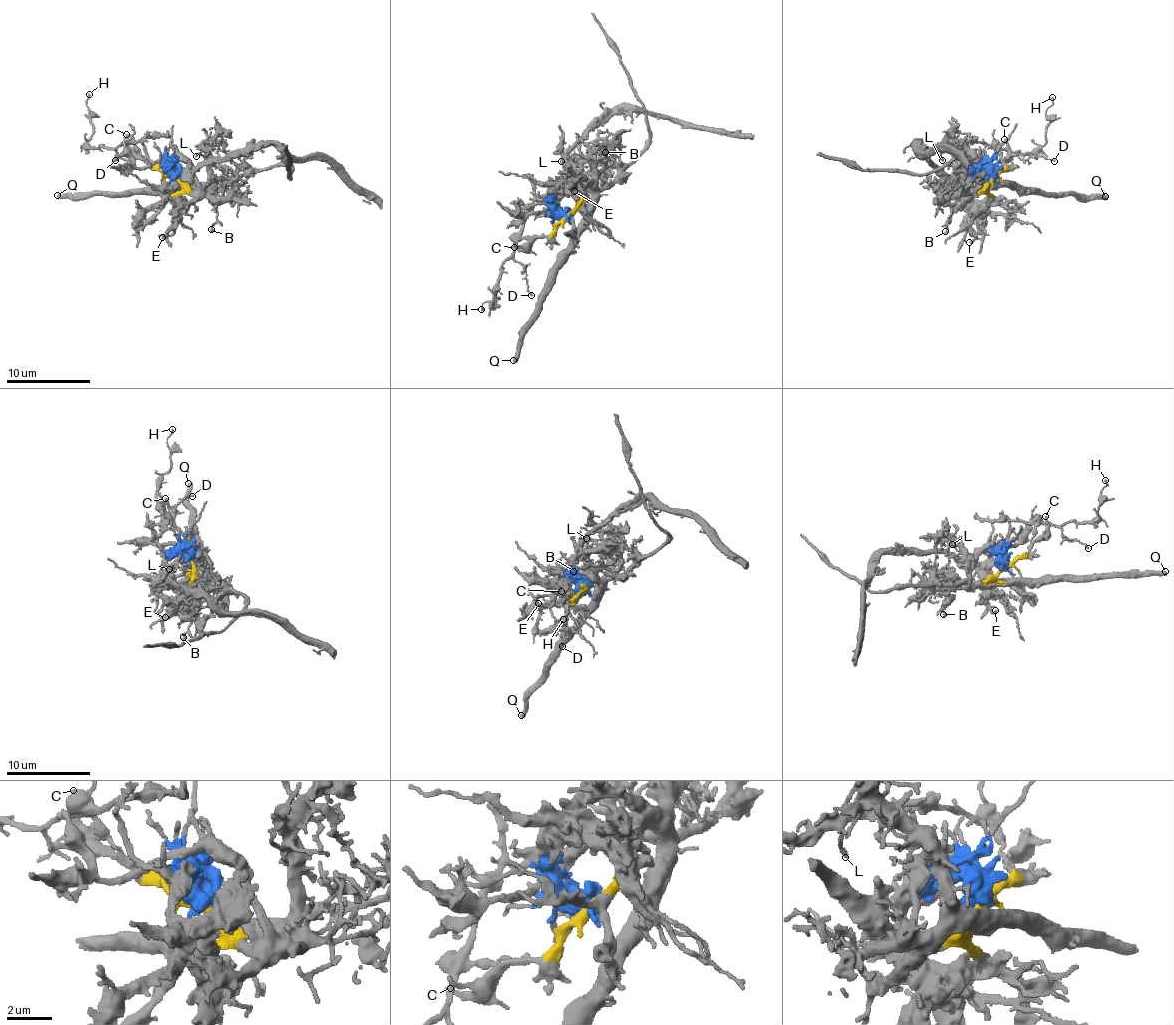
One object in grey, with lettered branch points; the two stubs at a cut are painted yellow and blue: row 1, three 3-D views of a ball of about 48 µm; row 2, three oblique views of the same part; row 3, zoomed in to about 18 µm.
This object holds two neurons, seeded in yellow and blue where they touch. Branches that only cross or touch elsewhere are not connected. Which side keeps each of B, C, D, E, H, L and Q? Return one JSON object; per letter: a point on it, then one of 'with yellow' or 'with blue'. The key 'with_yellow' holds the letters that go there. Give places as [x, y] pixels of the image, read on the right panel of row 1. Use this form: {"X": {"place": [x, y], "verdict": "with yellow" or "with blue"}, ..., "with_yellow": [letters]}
{"B": {"place": [945, 231], "verdict": "with yellow"}, "C": {"place": [1004, 139], "verdict": "with yellow"}, "D": {"place": [1054, 161], "verdict": "with yellow"}, "E": {"place": [969, 242], "verdict": "with blue"}, "H": {"place": [1052, 97], "verdict": "with yellow"}, "L": {"place": [942, 160], "verdict": "with yellow"}, "Q": {"place": [1105, 196], "verdict": "with yellow"}, "with_yellow": ["B", "C", "D", "H", "L", "Q"]}

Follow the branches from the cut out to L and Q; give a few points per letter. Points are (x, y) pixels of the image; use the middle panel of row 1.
L: (566, 214), (584, 190), (594, 188), (587, 190), (563, 159), (562, 162)
Q: (566, 214), (590, 186), (589, 225), (557, 271), (542, 310), (525, 330), (519, 355), (513, 361)

